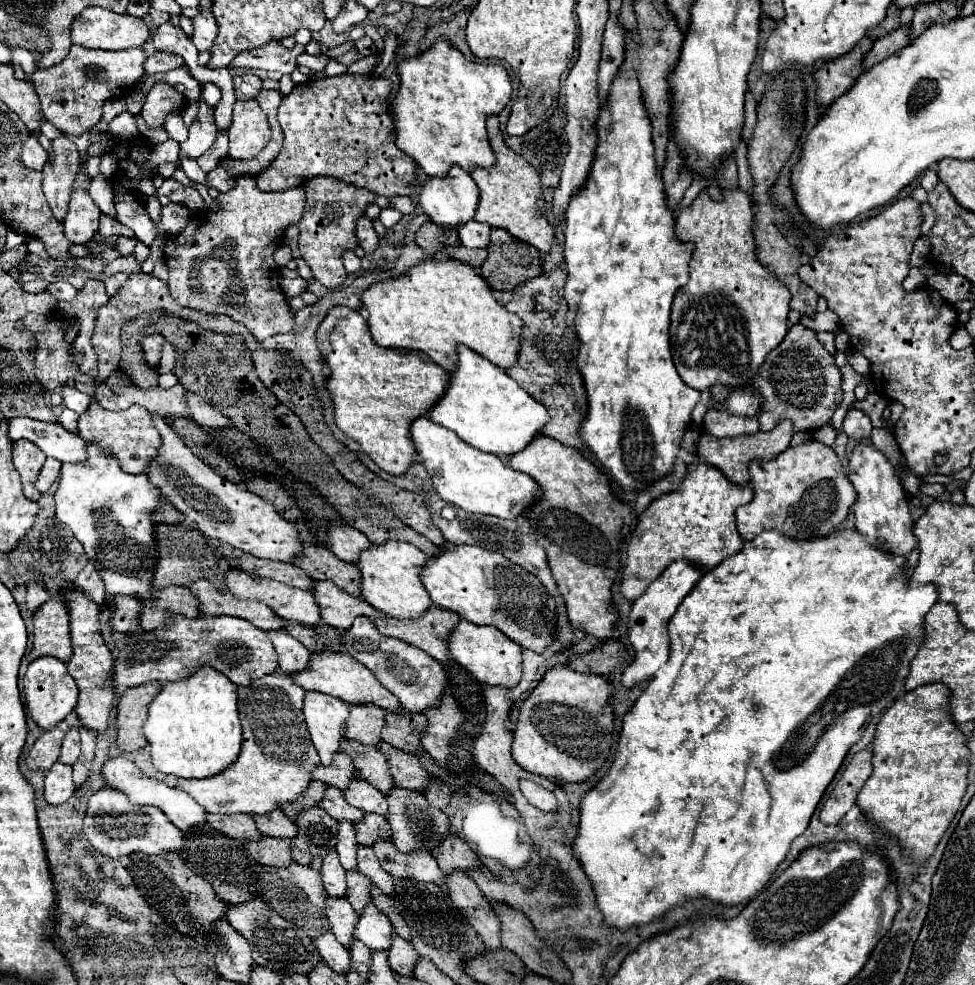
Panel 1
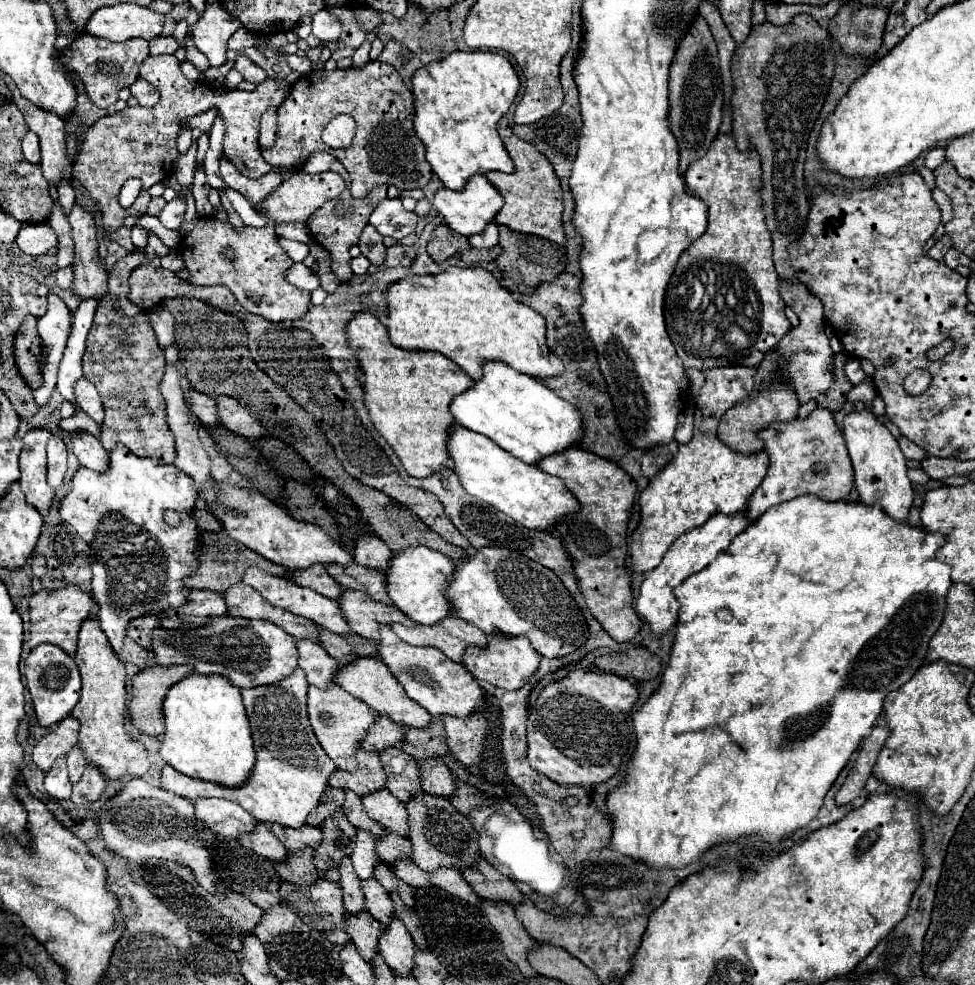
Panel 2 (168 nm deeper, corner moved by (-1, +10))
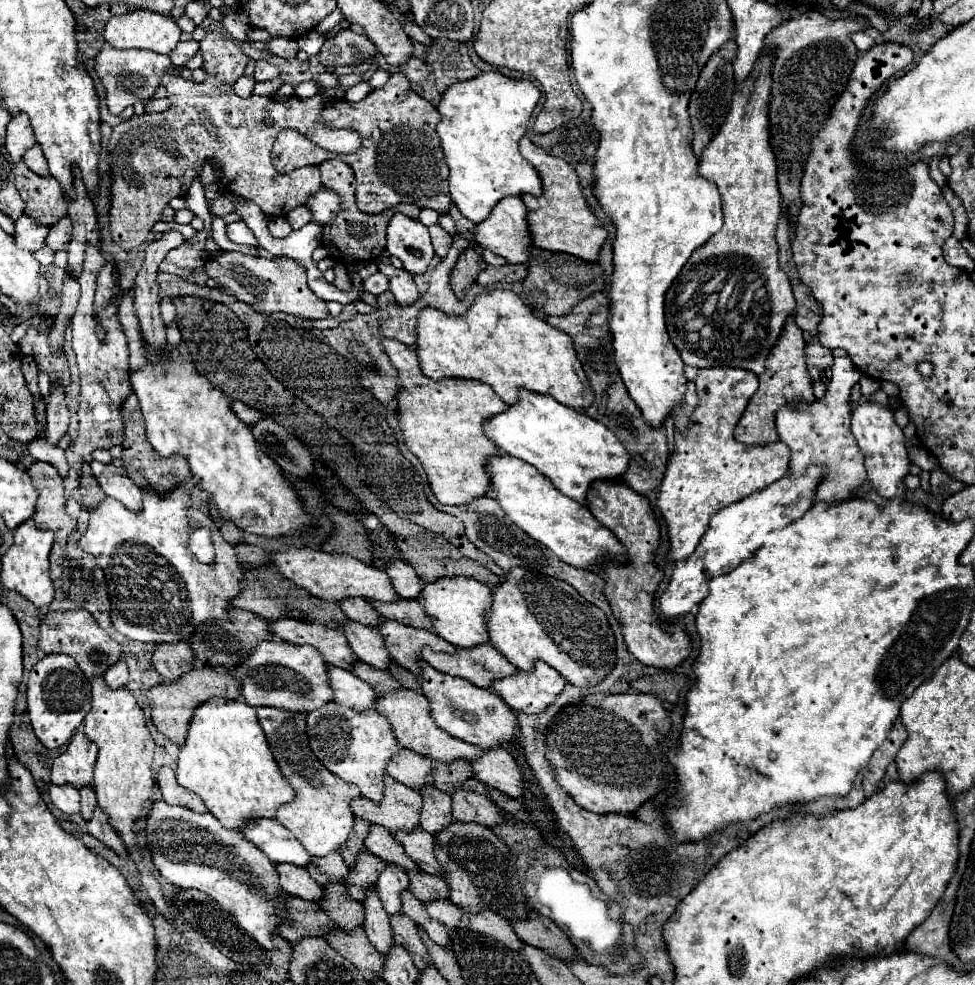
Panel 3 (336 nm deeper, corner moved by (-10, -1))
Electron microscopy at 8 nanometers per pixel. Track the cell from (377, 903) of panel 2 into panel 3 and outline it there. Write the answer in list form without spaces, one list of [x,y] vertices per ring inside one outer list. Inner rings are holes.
[[[390,915],[390,925],[392,925],[392,935],[394,935],[394,943],[402,945],[404,949],[408,949],[412,961],[416,967],[424,969],[426,965],[430,965],[430,955],[418,935],[416,923],[408,917],[408,915]]]

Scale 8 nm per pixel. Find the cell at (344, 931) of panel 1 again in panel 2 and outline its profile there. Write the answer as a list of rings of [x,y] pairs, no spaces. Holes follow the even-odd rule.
[[[361,912],[359,916],[351,916],[347,914],[347,932],[351,934],[353,944],[357,946],[359,954],[371,964],[375,954],[377,954],[377,944],[379,944],[379,936],[383,934],[383,924],[377,922],[375,918],[371,918],[369,912]]]

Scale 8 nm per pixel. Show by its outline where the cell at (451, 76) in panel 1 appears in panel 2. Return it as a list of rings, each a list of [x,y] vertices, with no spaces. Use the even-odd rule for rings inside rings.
[[[455,52],[443,62],[431,62],[415,72],[415,132],[427,148],[427,162],[445,188],[463,190],[471,176],[487,172],[515,172],[497,124],[519,92],[513,64],[499,52]]]

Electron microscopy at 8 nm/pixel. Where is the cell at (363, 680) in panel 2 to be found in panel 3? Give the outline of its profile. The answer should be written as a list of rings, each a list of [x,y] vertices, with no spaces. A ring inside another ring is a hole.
[[[400,687],[400,689],[394,689],[392,693],[386,693],[386,695],[380,695],[376,699],[376,705],[374,709],[384,715],[392,729],[394,729],[394,735],[398,739],[398,743],[402,747],[408,747],[420,755],[426,755],[426,757],[432,757],[436,761],[454,761],[454,759],[476,759],[480,757],[480,747],[476,745],[468,745],[456,737],[450,737],[444,729],[440,729],[432,717],[430,717],[430,707],[428,707],[428,701],[422,693],[418,691],[412,691],[412,689],[406,689],[406,687]]]

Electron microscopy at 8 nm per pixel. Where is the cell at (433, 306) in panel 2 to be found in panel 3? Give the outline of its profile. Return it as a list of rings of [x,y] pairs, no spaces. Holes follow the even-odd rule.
[[[494,289],[490,293],[482,293],[470,305],[470,309],[458,317],[448,317],[448,313],[440,313],[438,309],[424,307],[420,309],[420,321],[416,323],[416,357],[420,369],[426,377],[438,381],[442,377],[462,377],[462,379],[478,379],[488,383],[494,393],[508,405],[516,403],[518,389],[526,387],[536,393],[552,395],[556,401],[584,409],[594,401],[594,393],[588,387],[588,379],[578,363],[572,337],[556,327],[548,325],[546,321],[532,315],[532,311],[522,303],[522,299],[506,289]]]

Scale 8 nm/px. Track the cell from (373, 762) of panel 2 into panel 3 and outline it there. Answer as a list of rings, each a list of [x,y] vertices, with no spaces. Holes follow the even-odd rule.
[[[384,777],[384,799],[374,803],[366,797],[352,801],[352,811],[356,817],[368,823],[384,825],[390,833],[400,829],[414,829],[418,825],[418,813],[422,809],[422,797],[414,789],[400,785],[392,777]]]

